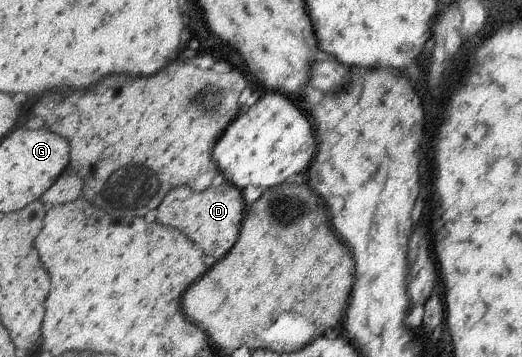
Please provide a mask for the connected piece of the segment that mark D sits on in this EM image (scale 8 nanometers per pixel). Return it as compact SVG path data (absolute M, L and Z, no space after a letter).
M226 182L214 188L208 187L200 193L185 186L177 186L163 197L158 208L158 222L185 233L208 257L222 258L237 243L244 218L244 201L240 190Z

